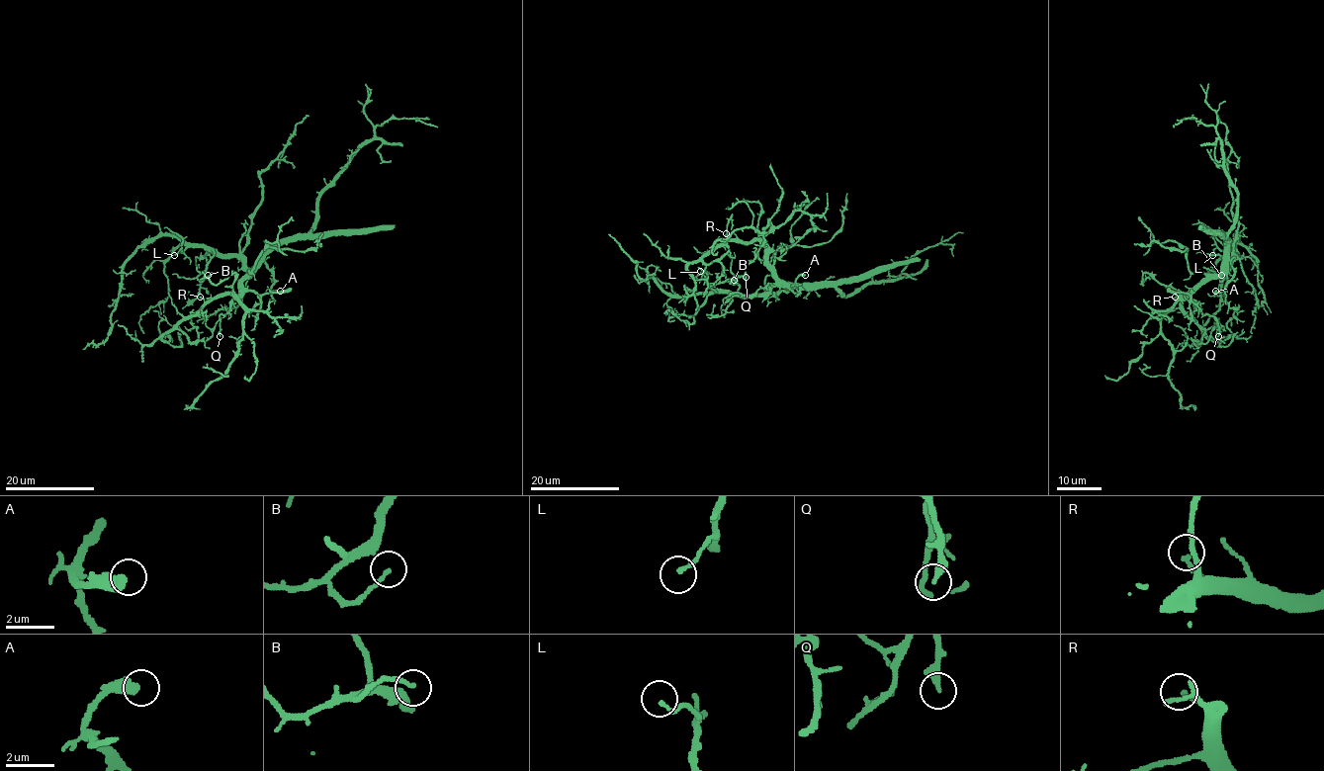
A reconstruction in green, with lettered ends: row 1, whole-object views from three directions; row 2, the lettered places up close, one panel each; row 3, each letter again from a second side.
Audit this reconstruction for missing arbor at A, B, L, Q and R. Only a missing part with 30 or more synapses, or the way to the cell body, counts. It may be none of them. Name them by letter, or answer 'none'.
A

